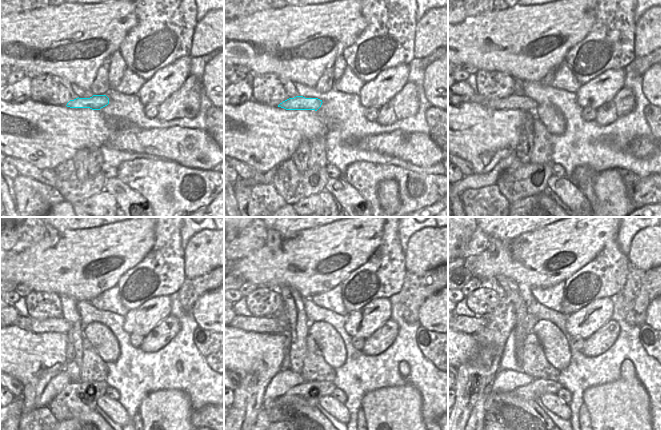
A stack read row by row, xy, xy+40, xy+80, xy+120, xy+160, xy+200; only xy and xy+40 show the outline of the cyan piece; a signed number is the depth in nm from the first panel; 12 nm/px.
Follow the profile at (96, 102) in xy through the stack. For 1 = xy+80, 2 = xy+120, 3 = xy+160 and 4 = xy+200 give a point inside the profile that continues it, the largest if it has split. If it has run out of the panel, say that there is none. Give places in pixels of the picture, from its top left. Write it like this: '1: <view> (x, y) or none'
1: xy+80 (513, 102)
2: xy+120 (28, 323)
3: xy+160 (247, 323)
4: xy+200 (469, 325)

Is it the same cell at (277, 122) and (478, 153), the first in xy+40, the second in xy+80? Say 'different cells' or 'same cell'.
same cell

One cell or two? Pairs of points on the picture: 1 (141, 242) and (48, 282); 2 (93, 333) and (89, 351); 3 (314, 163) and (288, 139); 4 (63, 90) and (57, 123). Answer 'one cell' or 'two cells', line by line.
1: one cell
2: two cells
3: two cells
4: two cells

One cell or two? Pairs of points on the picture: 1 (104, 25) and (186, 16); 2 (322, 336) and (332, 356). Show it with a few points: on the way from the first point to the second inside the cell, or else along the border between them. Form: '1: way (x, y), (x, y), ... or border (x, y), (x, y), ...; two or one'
1: border (135, 10), (136, 24), (123, 40); two
2: way (327, 341), (332, 346), (332, 351); one

